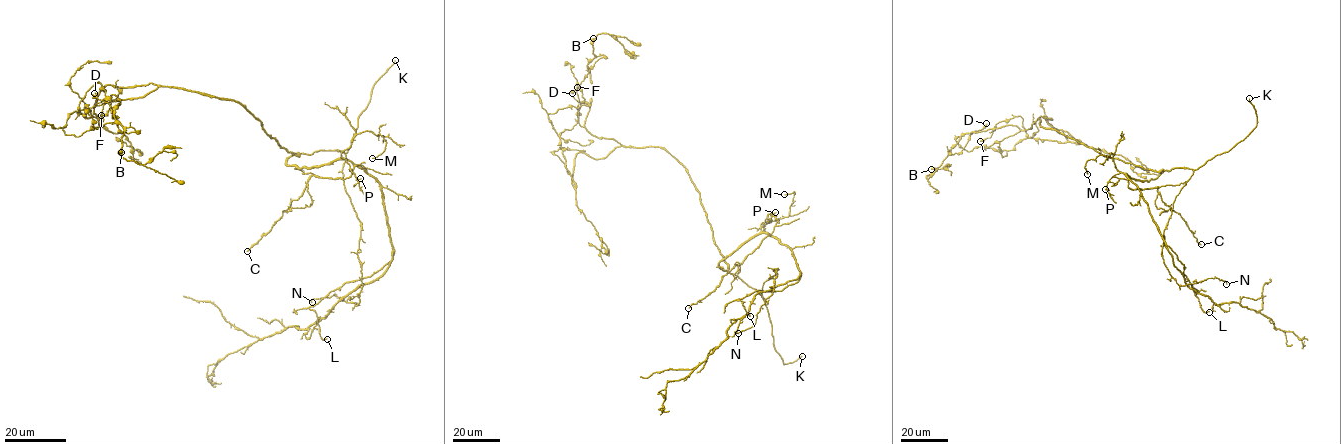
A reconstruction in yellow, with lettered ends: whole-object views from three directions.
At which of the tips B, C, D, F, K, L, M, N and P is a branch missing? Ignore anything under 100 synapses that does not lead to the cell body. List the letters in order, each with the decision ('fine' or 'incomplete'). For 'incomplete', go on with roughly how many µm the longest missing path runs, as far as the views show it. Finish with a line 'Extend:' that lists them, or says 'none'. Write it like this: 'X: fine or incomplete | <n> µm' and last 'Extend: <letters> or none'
B: fine
C: fine
D: fine
F: fine
K: incomplete | 20 µm
L: fine
M: fine
N: fine
P: fine
Extend: K

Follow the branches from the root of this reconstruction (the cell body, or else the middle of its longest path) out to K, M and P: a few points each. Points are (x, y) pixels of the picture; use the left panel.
K: (297, 154), (312, 154), (321, 150), (346, 153), (357, 128), (358, 115), (369, 102), (372, 86), (395, 60)
M: (297, 154), (286, 163), (328, 164), (341, 157), (356, 135), (369, 131), (386, 141), (372, 158)
P: (297, 154), (291, 154), (286, 163), (298, 167), (314, 167), (341, 157), (354, 175), (360, 178)

